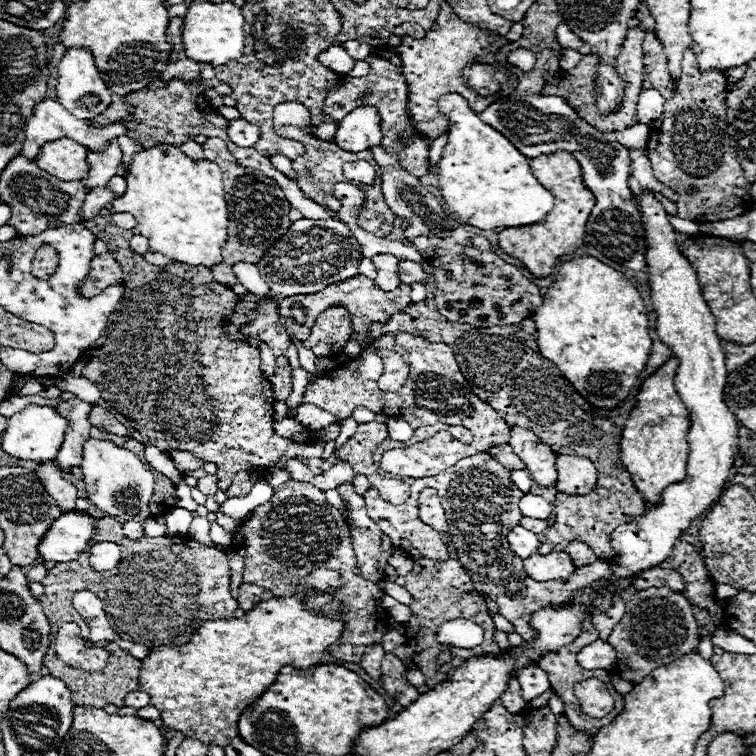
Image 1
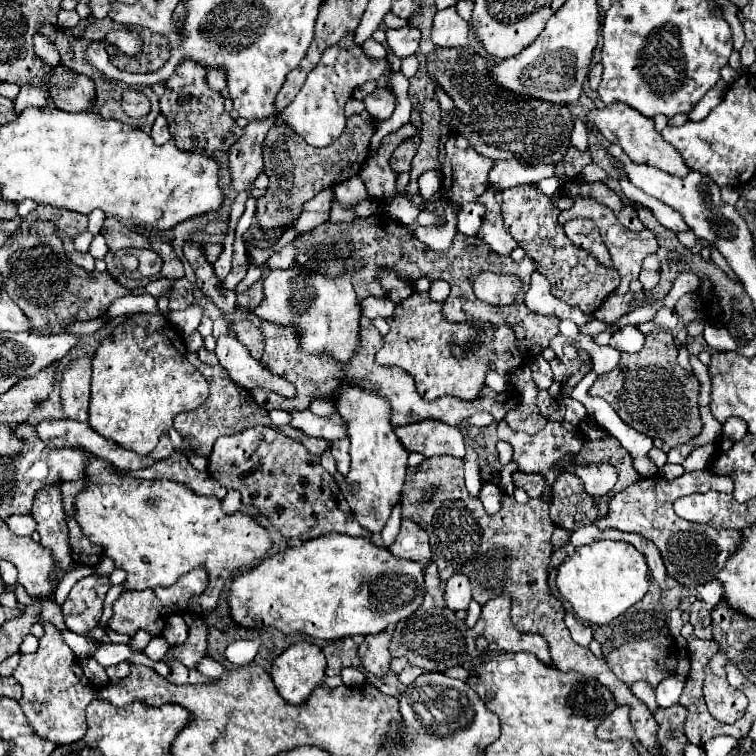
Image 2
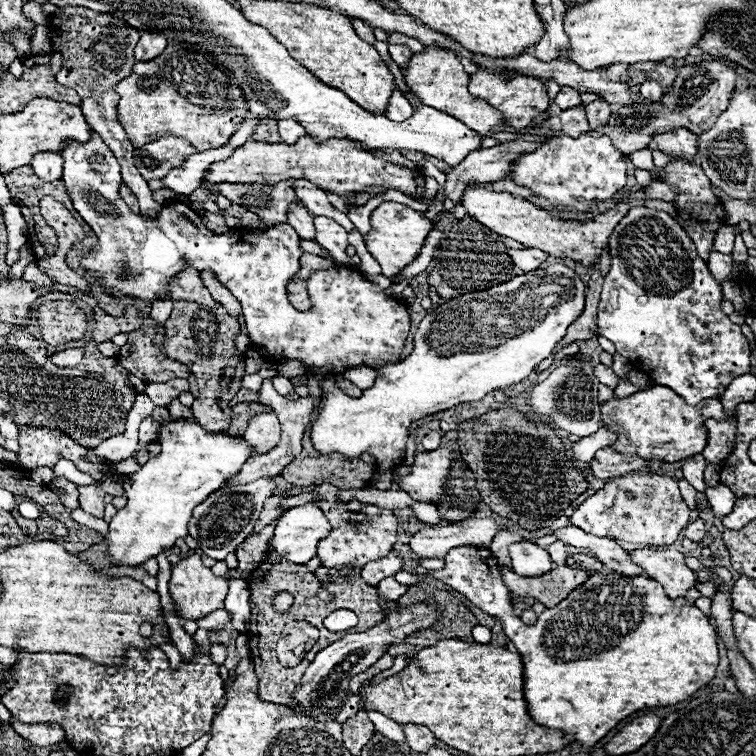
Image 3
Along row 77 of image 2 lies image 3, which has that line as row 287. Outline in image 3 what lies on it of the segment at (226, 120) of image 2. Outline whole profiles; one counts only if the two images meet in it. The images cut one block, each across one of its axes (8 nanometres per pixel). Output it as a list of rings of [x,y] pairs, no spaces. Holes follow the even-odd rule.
[[[186,268],[176,274],[170,282],[170,296],[174,310],[164,324],[164,350],[168,358],[182,362],[186,366],[200,364],[196,384],[200,394],[196,396],[192,410],[194,418],[206,426],[206,430],[224,430],[230,426],[230,406],[228,402],[236,396],[244,378],[244,358],[234,358],[234,338],[240,330],[236,318],[232,318],[208,292],[208,288],[200,280],[200,272],[194,268]]]

